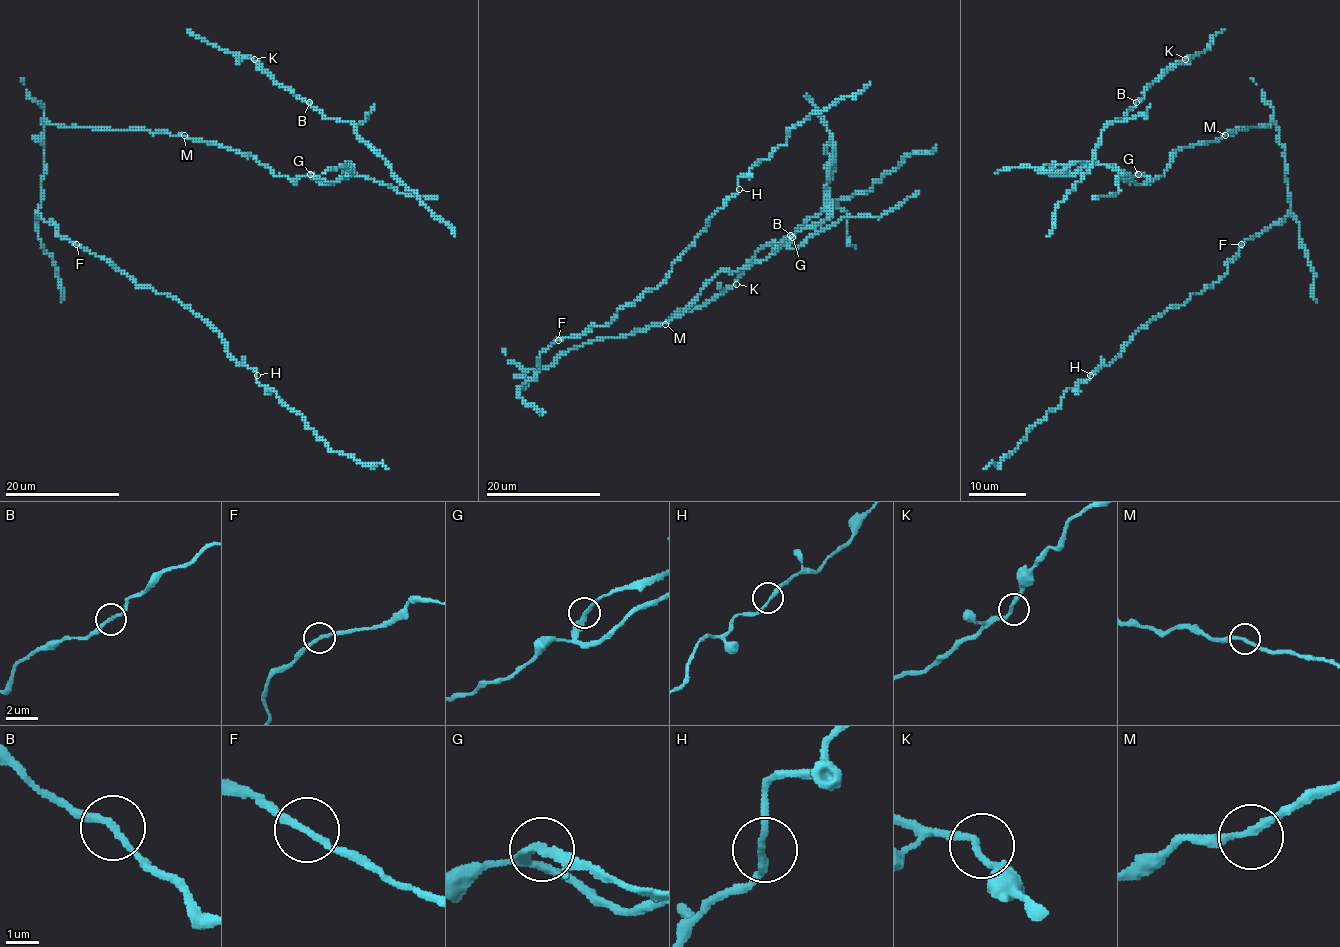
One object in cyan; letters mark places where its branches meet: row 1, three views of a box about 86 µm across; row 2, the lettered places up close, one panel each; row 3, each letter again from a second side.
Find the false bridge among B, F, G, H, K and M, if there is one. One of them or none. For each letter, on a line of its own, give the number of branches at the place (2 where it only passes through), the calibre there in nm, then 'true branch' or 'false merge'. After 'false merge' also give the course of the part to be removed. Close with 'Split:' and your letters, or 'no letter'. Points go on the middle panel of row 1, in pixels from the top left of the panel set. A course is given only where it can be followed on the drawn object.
B: branches 2; calibre 200 nm; true branch
F: branches 2; calibre 200 nm; true branch
G: branches 2; calibre 220 nm; false merge; course (792, 236), (826, 219), (826, 173), (833, 154), (828, 126), (806, 94)
H: branches 2; calibre 200 nm; true branch
K: branches 2; calibre 200 nm; true branch
M: branches 2; calibre 220 nm; true branch
Split: G

